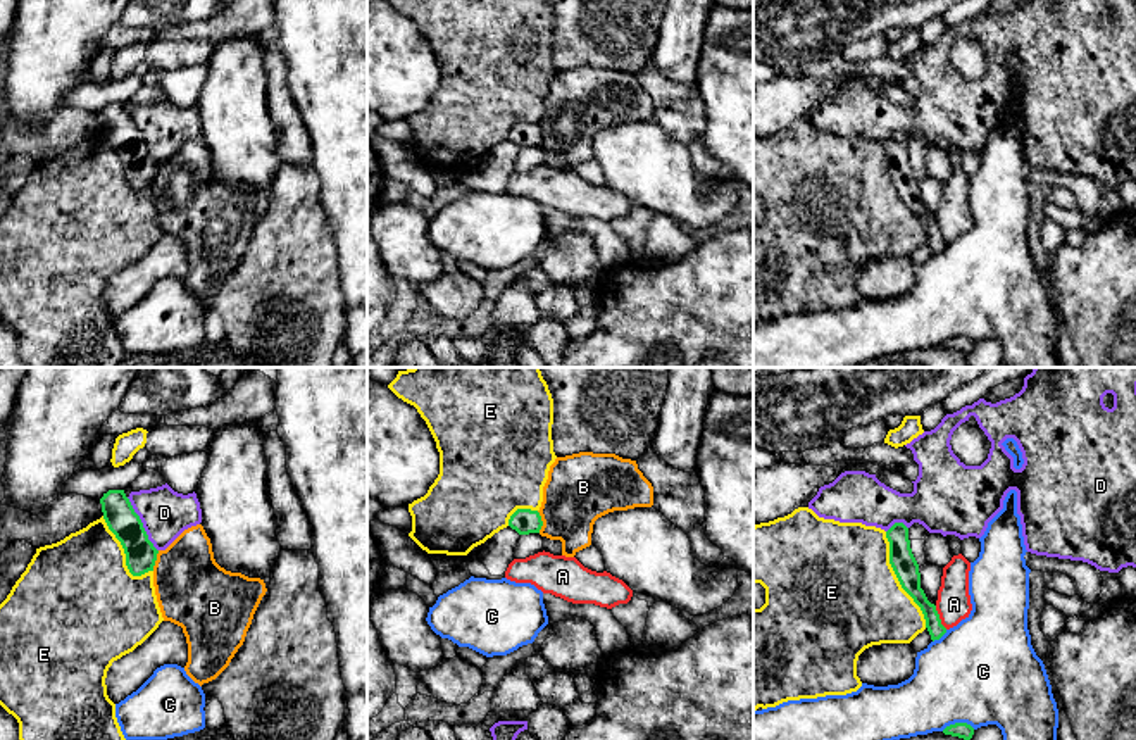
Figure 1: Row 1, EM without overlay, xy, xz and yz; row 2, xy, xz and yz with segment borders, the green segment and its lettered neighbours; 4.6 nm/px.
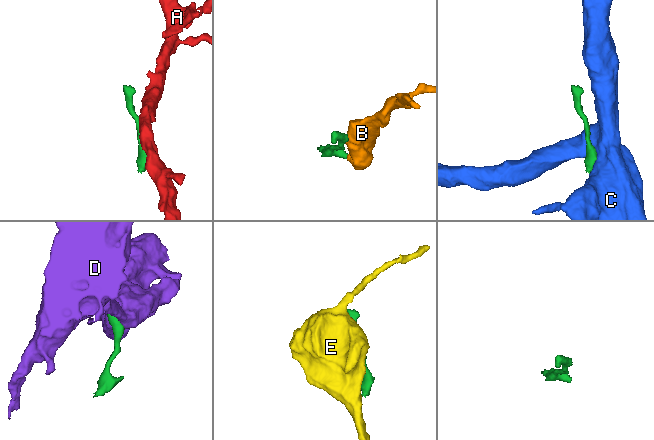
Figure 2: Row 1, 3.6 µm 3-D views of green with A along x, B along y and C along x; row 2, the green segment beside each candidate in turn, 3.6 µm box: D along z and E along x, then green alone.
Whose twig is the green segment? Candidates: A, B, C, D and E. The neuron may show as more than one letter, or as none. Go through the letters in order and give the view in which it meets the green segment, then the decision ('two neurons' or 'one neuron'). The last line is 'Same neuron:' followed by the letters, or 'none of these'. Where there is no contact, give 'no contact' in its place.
A: yz | two neurons
B: xz | one neuron
C: yz | two neurons
D: xy | two neurons
E: yz | two neurons
Same neuron: B

